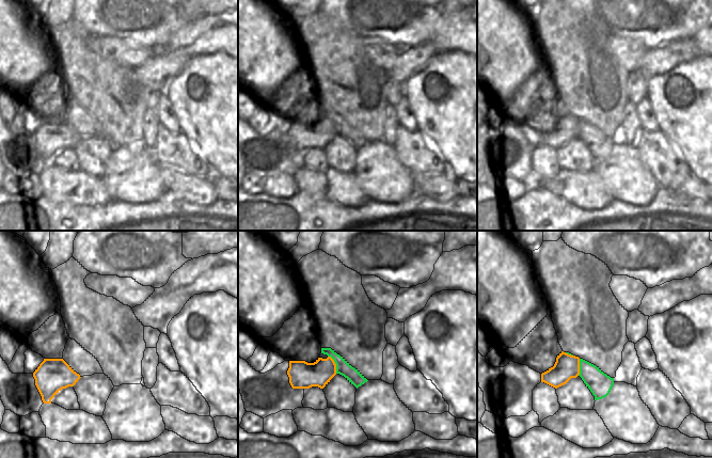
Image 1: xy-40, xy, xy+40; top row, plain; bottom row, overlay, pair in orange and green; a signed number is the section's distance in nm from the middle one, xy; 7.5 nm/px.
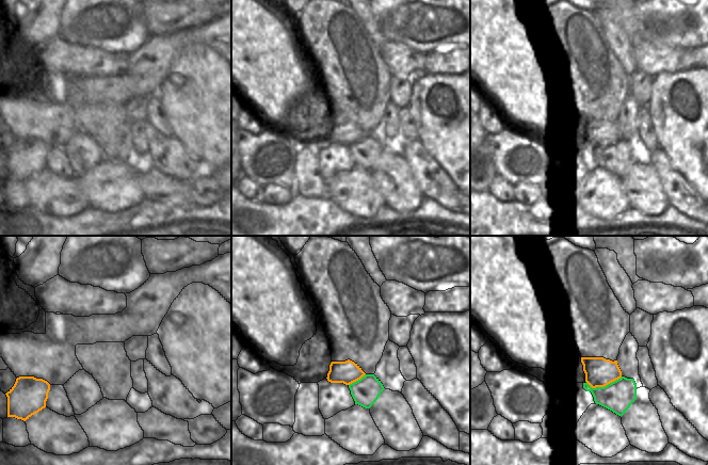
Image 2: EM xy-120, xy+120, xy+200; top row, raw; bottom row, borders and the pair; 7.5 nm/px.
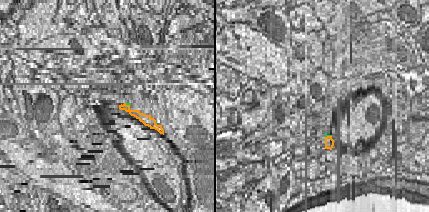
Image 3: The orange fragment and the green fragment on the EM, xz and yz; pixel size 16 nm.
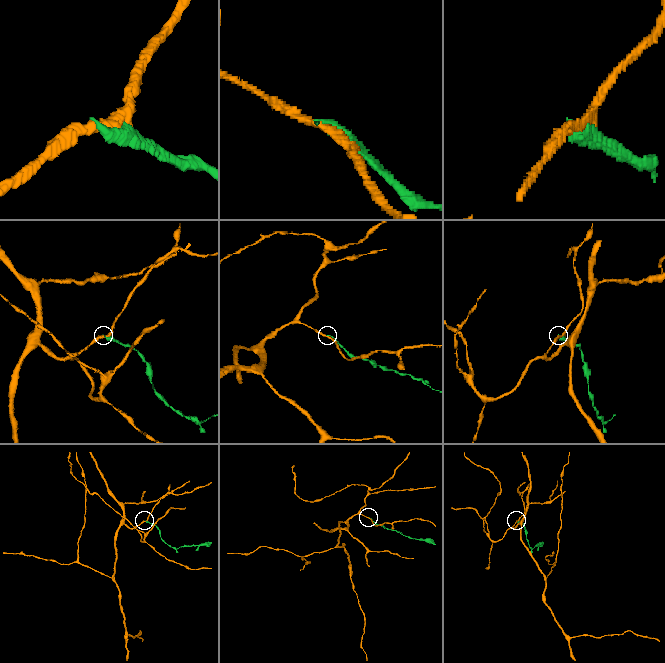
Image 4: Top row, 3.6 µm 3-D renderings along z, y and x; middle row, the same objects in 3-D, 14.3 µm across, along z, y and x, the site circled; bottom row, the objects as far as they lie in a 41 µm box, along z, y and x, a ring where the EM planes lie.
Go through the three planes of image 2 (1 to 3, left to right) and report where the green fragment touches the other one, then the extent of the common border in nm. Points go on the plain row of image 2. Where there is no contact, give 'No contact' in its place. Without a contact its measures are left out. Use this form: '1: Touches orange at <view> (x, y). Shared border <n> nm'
1: No contact
2: Touches orange at xy+120 (356, 141). Shared border 160 nm
3: Touches orange at xy+200 (604, 147). Shared border 280 nm

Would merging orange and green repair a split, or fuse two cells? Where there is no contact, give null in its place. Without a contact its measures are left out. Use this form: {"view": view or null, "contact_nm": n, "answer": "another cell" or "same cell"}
{"view": "xy", "contact_nm": 150, "answer": "another cell"}

